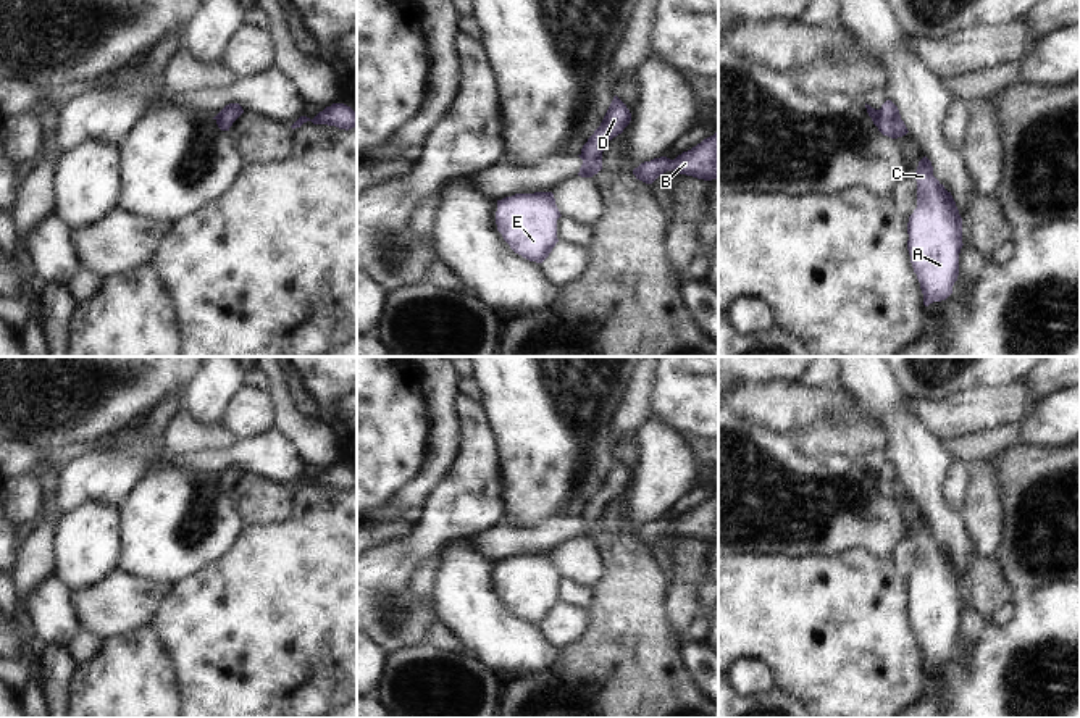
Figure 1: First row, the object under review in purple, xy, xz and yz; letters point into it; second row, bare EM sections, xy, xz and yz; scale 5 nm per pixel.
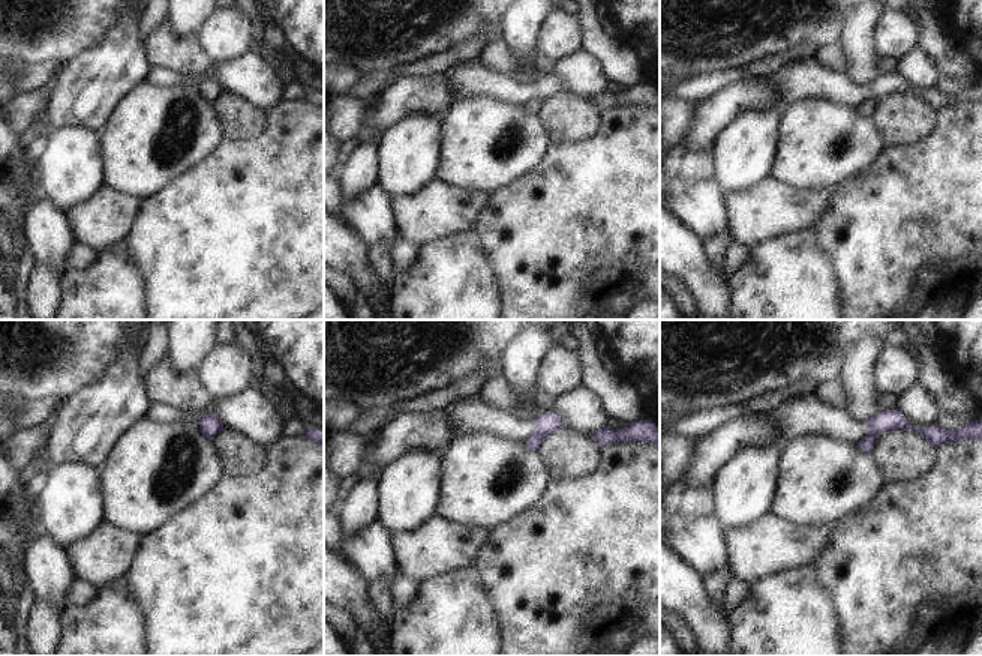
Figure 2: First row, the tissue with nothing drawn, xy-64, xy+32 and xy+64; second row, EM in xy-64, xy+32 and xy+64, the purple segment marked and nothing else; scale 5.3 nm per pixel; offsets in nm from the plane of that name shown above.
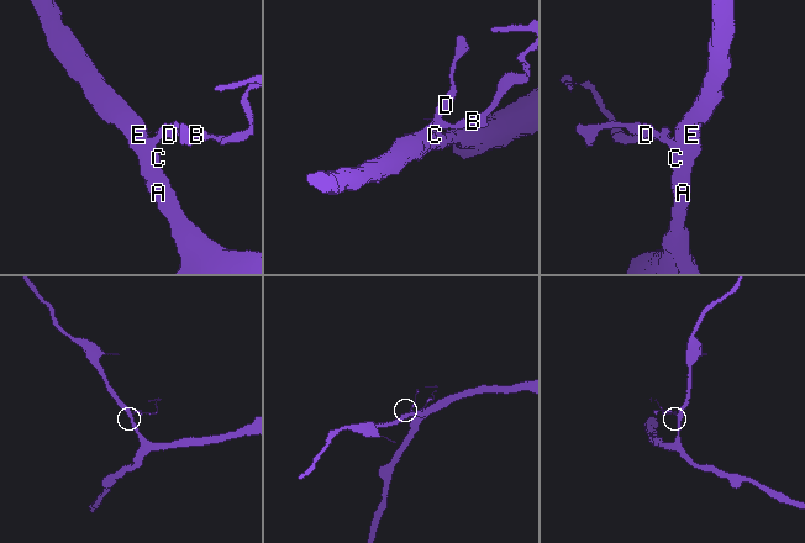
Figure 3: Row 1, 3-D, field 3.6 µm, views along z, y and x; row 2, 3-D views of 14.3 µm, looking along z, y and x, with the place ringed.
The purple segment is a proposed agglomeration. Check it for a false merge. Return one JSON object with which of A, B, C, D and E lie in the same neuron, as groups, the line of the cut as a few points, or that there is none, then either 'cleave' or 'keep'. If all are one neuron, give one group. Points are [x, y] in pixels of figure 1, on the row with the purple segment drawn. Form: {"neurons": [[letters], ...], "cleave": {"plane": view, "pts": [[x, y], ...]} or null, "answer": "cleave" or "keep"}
{"neurons": [["A", "C", "D", "E"], ["B"]], "cleave": {"plane": "yz", "pts": [[879, 110], [887, 118], [900, 118]]}, "answer": "cleave"}

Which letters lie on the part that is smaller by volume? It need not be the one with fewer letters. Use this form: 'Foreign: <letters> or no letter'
Foreign: B

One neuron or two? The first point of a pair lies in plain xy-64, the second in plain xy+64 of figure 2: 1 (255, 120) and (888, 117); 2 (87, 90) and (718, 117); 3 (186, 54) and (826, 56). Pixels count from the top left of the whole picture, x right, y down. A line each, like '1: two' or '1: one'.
1: one
2: one
3: one

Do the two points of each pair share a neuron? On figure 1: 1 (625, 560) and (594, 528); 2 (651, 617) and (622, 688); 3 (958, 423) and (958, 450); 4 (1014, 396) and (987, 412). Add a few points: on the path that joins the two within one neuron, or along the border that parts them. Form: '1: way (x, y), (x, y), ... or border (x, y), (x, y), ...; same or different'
1: border (602, 518), (602, 528), (591, 538); different
2: way (633, 634), (628, 639), (627, 670); same
3: border (995, 426), (948, 439); different
4: way (1008, 402), (993, 407); same

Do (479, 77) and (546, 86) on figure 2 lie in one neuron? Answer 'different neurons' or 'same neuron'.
same neuron

